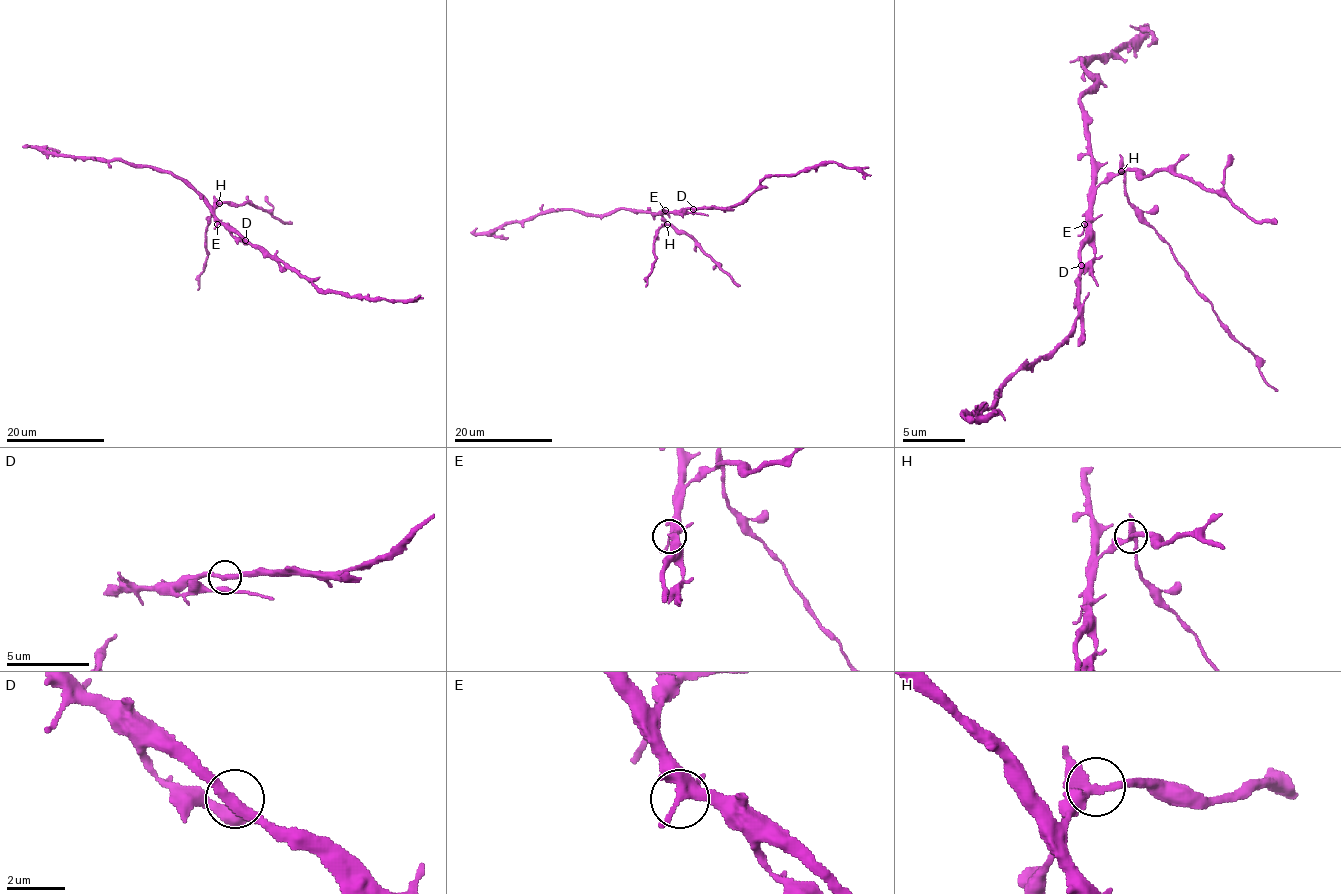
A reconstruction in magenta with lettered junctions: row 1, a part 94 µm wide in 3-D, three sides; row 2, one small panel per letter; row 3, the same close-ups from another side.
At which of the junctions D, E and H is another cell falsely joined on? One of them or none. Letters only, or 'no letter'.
H

